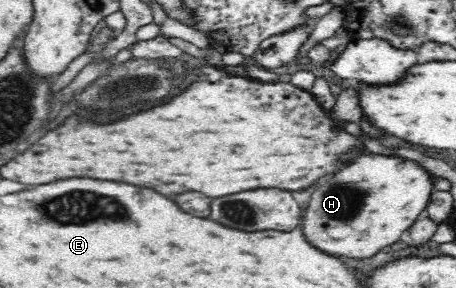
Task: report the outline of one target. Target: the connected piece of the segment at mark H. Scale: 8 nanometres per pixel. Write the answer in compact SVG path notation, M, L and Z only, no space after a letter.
M357 156L331 176L323 176L311 192L303 216L303 234L319 250L347 258L369 258L400 240L429 204L440 177L415 160L397 156Z

